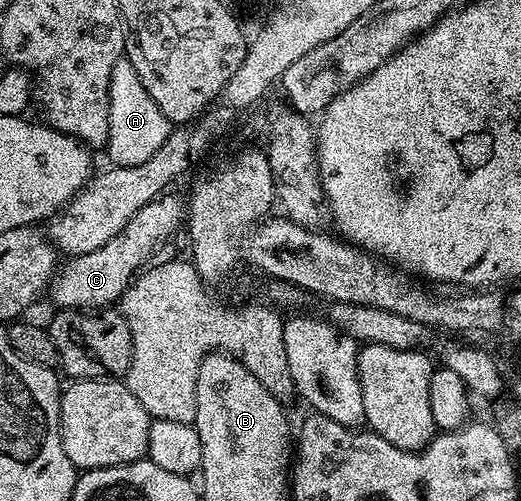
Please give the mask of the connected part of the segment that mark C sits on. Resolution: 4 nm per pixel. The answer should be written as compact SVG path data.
M167 191L156 200L140 207L140 211L136 211L136 215L132 215L132 219L128 219L128 223L124 223L124 231L112 235L112 239L108 239L108 243L104 247L100 247L96 251L88 251L79 257L69 258L55 272L54 280L50 282L48 297L55 301L55 306L58 309L83 311L113 306L132 284L139 270L150 261L149 257L181 225L183 228L188 217L188 205L184 197L174 192Z

